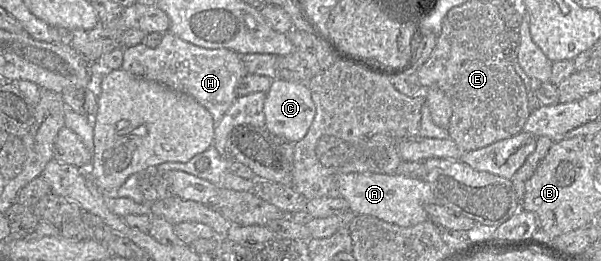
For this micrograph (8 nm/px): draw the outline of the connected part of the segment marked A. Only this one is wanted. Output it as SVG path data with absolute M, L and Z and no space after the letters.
M346 173L336 175L336 184L341 197L343 197L350 206L350 211L356 215L371 215L380 220L392 223L401 227L411 227L429 219L425 209L427 204L435 203L433 191L425 180L405 177L397 174L380 173Z

